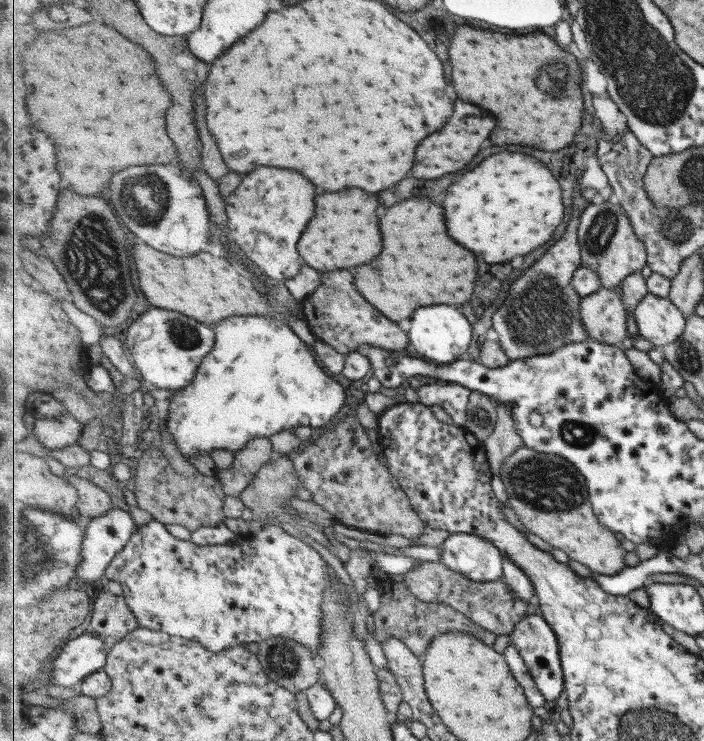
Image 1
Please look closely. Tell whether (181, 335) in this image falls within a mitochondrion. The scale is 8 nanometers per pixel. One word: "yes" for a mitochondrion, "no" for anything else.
yes

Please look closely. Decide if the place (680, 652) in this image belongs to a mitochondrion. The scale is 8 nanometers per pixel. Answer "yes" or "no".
no

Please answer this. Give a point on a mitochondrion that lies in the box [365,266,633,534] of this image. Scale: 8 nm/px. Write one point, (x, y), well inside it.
(539, 312)

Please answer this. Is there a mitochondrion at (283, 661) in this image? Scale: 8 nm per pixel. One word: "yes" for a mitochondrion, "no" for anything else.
yes

